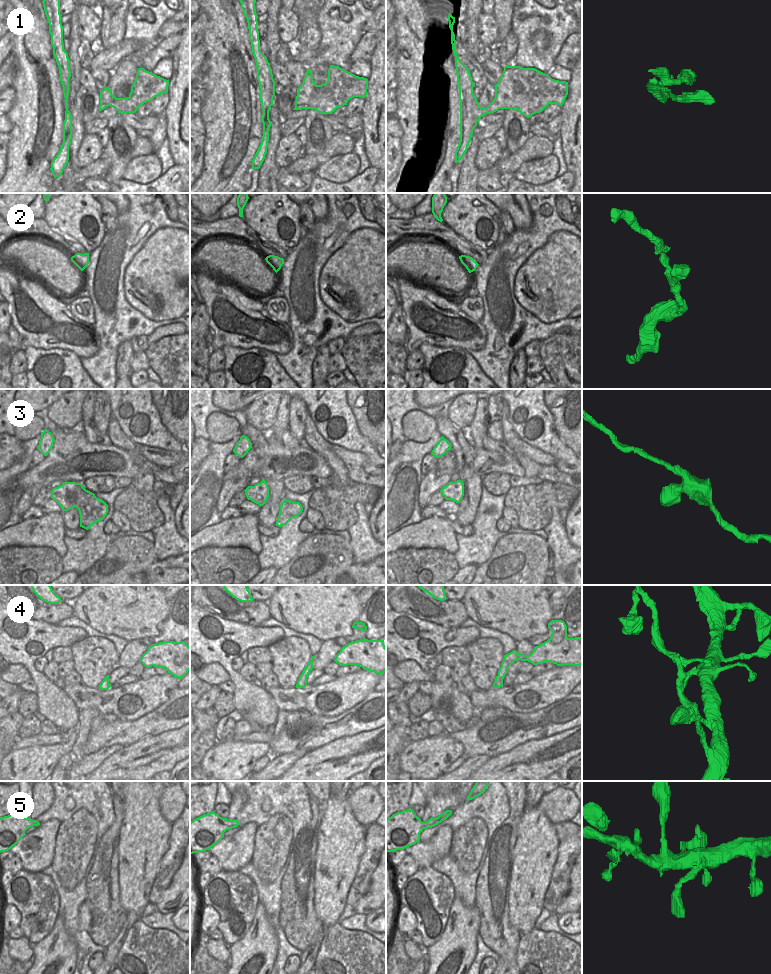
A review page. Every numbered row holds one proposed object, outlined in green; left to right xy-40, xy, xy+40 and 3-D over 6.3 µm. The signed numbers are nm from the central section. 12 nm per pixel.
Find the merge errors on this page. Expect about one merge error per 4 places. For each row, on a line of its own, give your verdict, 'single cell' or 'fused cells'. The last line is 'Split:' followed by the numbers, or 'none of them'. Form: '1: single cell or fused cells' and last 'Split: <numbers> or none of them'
1: single cell
2: single cell
3: single cell
4: fused cells
5: single cell
Split: 4

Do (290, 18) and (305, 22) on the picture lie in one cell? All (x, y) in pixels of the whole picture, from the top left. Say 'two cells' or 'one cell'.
two cells

